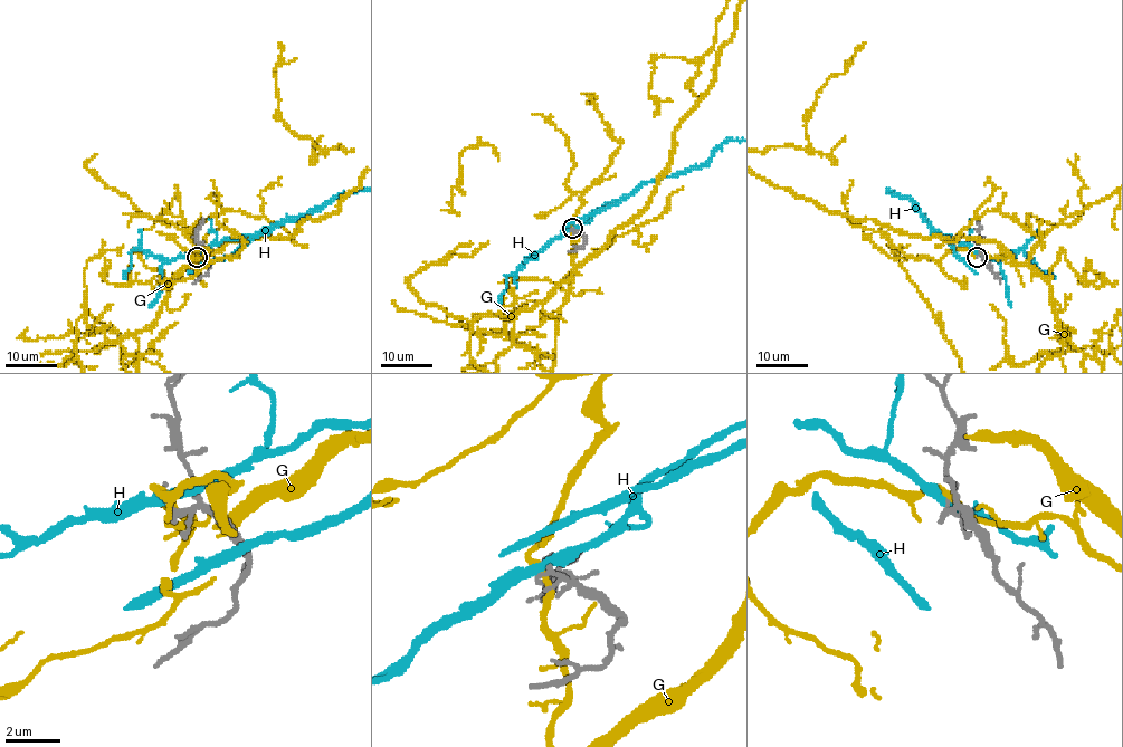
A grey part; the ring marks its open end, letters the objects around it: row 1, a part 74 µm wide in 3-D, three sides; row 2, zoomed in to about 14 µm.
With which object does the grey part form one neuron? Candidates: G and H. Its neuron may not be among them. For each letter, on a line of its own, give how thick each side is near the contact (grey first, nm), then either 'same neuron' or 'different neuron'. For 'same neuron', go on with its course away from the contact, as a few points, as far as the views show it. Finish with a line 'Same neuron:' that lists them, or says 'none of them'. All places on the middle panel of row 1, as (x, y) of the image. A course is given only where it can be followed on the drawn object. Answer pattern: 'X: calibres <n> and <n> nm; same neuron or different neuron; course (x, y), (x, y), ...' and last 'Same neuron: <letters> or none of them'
G: calibres 120 and 200 nm; different neuron
H: calibres 150 and 360 nm; different neuron
Same neuron: none of them

